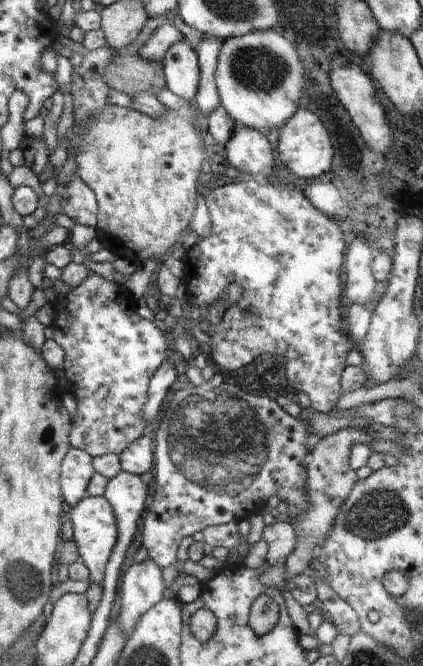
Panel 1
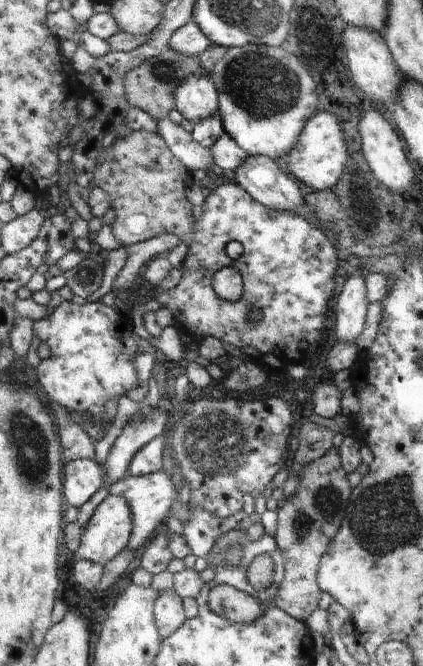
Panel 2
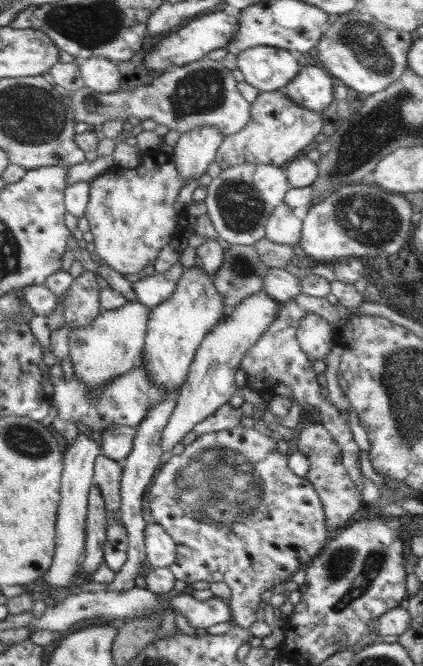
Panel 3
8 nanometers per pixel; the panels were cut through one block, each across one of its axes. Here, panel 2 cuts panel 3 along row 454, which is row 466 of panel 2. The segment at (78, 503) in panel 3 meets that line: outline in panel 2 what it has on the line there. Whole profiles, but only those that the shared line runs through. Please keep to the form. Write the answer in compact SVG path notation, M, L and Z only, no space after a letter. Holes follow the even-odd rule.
M81 459L68 462L63 466L63 470L63 498L68 506L78 509L104 487L102 465L92 460Z

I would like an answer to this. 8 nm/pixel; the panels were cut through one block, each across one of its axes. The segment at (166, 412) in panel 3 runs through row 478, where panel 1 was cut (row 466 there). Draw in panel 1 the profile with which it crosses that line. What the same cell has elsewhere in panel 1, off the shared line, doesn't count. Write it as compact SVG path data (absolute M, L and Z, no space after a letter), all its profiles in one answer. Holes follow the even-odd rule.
M145 434L132 442L122 454L119 455L123 472L133 476L142 476L154 470L154 444L151 434Z

